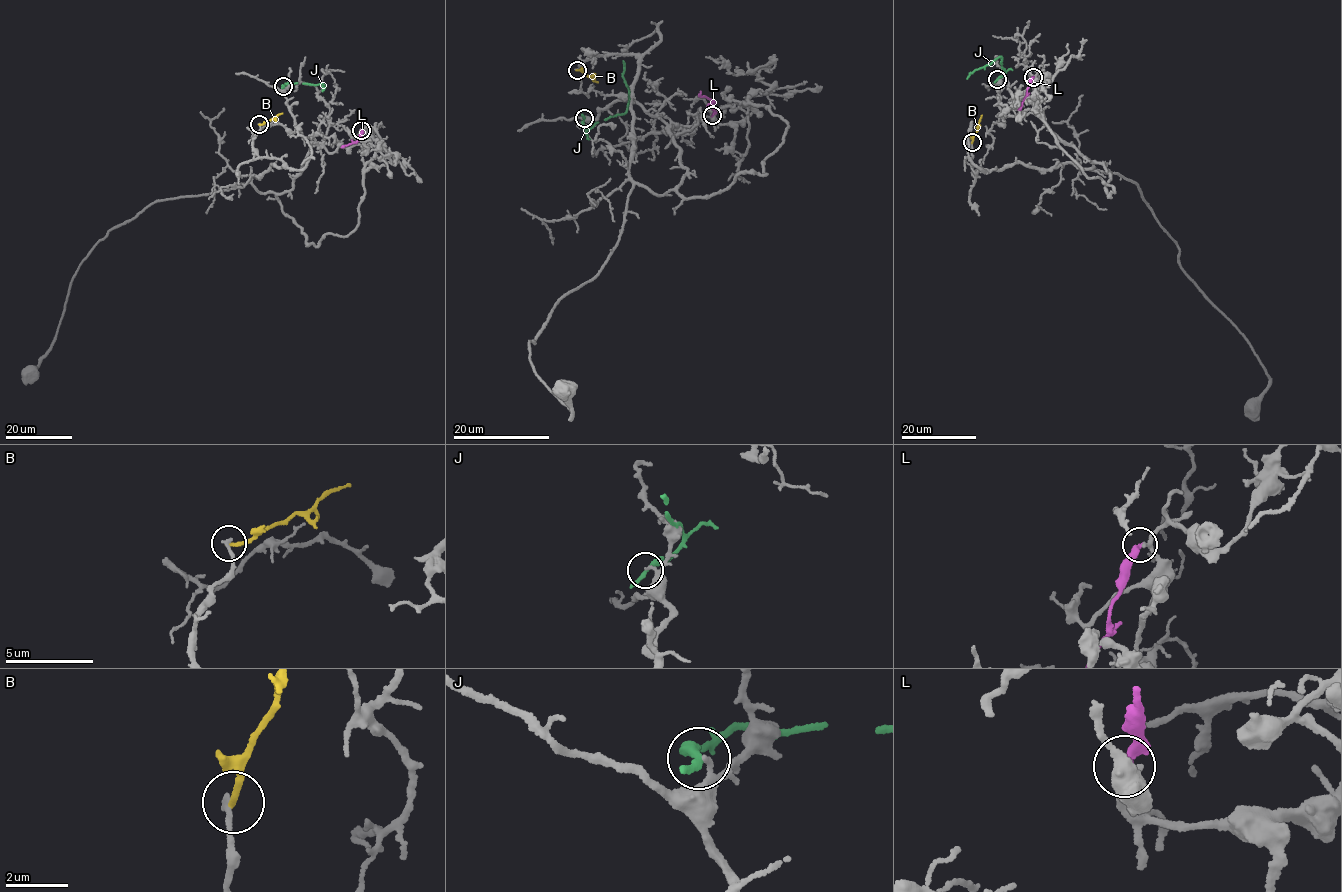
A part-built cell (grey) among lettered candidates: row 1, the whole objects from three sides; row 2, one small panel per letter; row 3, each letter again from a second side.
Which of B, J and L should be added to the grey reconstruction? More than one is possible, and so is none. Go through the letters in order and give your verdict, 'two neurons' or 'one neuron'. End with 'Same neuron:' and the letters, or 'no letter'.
B: two neurons
J: two neurons
L: two neurons
Same neuron: no letter

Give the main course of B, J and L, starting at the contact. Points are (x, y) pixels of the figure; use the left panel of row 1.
B: (259, 124), (282, 113)
J: (283, 86), (297, 82), (322, 84), (325, 87), (321, 91)
L: (361, 130), (359, 139), (343, 146)

